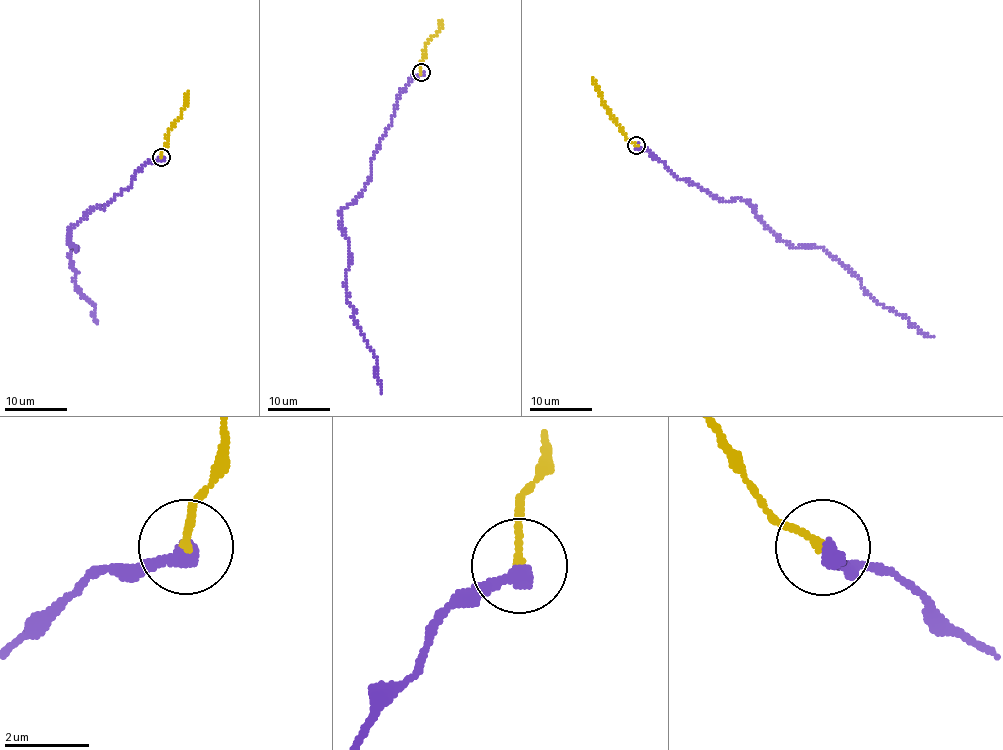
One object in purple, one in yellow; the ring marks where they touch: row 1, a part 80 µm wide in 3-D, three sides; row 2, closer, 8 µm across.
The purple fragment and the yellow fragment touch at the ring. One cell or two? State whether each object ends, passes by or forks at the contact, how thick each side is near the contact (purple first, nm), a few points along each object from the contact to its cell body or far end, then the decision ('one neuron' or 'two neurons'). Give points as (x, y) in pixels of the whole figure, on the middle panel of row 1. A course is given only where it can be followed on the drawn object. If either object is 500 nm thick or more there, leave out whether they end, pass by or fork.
purple ends | yellow ends | 400/170 nm | purple via (421, 72), (397, 99), (362, 192), (339, 212), (349, 247), (347, 303), (376, 361), (375, 376), (381, 392) | yellow via (421, 72), (424, 47), (437, 33), (441, 21) | one neuron

